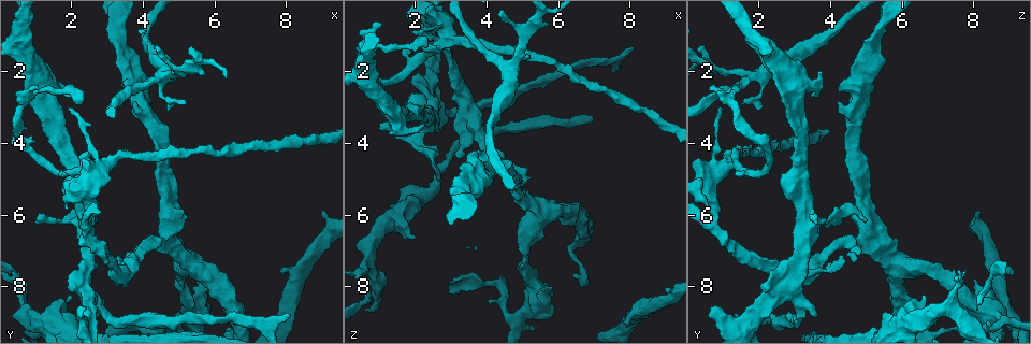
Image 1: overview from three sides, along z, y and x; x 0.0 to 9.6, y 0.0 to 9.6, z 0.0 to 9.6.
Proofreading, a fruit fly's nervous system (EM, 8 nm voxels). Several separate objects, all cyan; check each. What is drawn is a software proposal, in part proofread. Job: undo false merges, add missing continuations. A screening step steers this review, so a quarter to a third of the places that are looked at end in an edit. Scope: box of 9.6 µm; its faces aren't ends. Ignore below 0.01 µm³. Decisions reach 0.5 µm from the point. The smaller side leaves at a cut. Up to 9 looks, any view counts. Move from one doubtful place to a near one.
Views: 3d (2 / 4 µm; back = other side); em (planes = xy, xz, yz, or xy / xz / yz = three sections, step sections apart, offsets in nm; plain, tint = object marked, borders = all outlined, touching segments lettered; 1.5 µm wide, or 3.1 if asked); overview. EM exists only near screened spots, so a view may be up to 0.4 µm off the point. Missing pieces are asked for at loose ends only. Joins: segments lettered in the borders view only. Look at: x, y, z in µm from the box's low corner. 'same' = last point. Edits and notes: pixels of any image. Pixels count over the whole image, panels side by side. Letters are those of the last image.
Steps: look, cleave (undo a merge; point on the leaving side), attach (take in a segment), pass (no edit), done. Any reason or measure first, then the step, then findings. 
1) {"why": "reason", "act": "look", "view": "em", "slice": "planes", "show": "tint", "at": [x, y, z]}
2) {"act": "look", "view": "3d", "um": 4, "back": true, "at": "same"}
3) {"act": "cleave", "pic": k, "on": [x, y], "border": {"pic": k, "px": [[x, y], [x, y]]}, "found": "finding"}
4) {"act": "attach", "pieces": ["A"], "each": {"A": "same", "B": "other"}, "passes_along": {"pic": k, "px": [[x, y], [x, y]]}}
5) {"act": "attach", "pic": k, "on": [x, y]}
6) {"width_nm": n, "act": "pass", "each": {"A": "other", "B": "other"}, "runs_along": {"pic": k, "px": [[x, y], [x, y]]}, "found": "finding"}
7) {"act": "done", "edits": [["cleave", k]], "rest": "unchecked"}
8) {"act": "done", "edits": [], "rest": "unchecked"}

{"why": "calibre changes", "act": "look", "view": "em", "slice": "xy", "step": 8, "show": "borders", "at": [2.35, 6.30, 0.75]}

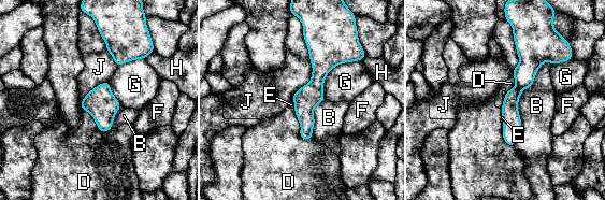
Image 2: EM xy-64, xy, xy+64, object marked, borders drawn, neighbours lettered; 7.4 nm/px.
{"act": "cleave", "pic": 2, "on": [323, 55], "each": {"B": "other", "D": "other", "E": "other", "F": "other", "G": "other", "H": "other", "J": "other"}, "border": {"pic": 2, "px": [[311, 82], [321, 90]]}, "found": "a second cell is stuck on"}

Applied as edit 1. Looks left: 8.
{"why": "branch stops here", "act": "look", "view": "3d", "um": 2, "back": true, "at": [2.25, 8.90, 0.65]}

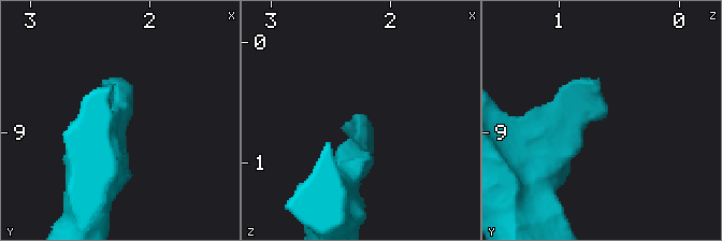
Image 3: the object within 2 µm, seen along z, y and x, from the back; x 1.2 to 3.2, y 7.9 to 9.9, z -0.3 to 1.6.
{"why": "now the EM", "act": "look", "view": "em", "slice": "planes", "show": "borders", "at": [2.30, 8.84, 0.60]}

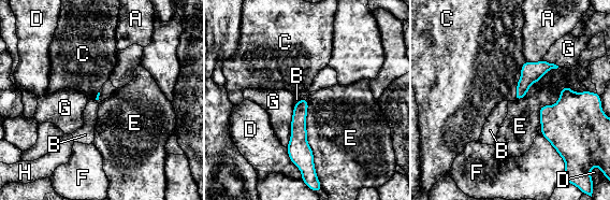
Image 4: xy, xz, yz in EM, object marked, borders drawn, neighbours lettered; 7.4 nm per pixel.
{"act": "pass", "each": {"A": "other", "B": "other", "C": "other", "D": "other", "E": "other", "F": "other", "G": "other", "H": "other"}, "runs_along": {"pic": 4, "px": [[302, 101], [299, 151], [311, 165]]}, "found": "no lettered segment goes on from it"}

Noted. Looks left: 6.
{"why": "see it whole again", "act": "look", "view": "overview"}

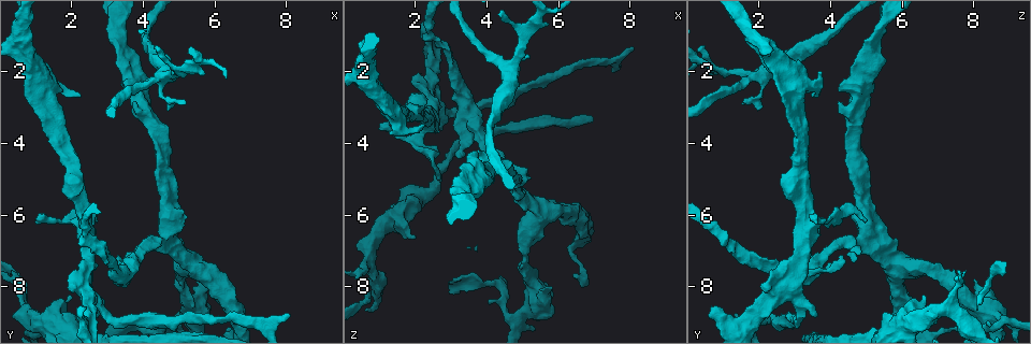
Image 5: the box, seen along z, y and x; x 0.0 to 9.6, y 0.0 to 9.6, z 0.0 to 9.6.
{"why": "thin end", "act": "look", "view": "em", "slice": "yz", "step": 4, "show": "borders", "at": [5.15, 2.85, 1.65]}

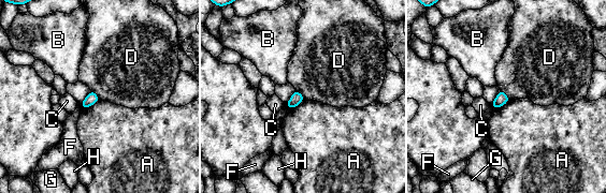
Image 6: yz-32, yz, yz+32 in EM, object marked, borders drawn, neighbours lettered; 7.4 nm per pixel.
{"act": "look", "view": "em", "slice": "planes", "show": "borders", "at": "same"}

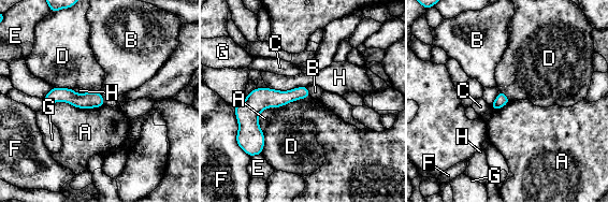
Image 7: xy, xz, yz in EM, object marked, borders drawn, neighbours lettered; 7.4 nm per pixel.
{"longest_contact_nm": ["A", 440], "act": "pass", "each": {"A": "other", "B": "other", "C": "other", "D": "other", "E": "other", "F": "other", "G": "other", "H": "other"}, "border": {"pic": 7, "px": [[309, 96], [290, 101], [275, 109]]}, "found": "none of them fits"}

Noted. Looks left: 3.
{"act": "done", "edits": [["cleave", 2]], "rest": "unchecked"}

